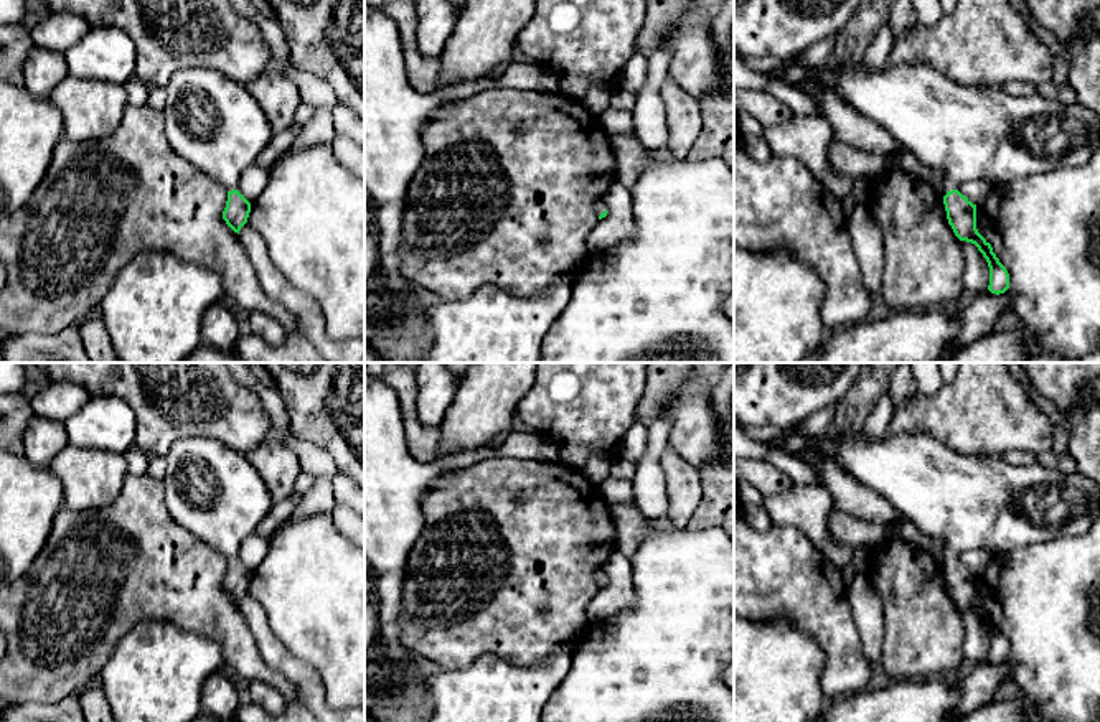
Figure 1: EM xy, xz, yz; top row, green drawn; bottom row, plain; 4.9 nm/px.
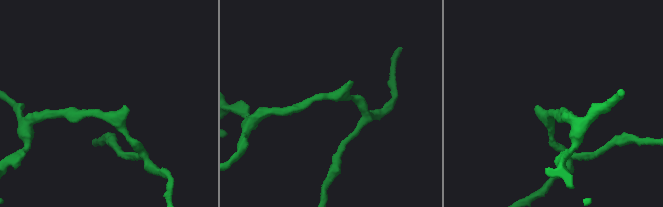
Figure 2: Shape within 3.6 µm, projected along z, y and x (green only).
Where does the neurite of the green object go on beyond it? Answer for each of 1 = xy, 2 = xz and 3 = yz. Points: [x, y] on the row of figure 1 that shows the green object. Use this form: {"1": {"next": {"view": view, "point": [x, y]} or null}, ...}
{"1": {"next": {"view": "xy", "point": [211, 121]}}, "2": {"next": {"view": "xz", "point": [599, 208]}}, "3": {"next": {"view": "yz", "point": [967, 132]}}}

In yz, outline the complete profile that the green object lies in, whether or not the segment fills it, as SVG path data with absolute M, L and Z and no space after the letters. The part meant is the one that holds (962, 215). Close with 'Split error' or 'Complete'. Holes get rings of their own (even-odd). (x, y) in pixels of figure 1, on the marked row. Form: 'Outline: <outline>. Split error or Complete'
Outline: M834 56L813 73L813 81L833 89L853 109L886 129L900 143L904 155L915 157L945 176L948 224L960 241L975 244L983 254L990 267L988 290L996 295L1009 288L1009 274L976 229L976 204L958 186L970 180L1003 185L1080 166L1100 145L1100 119L1079 102L1065 105L1041 94L1014 97L999 86L958 84L924 63L867 69L859 61L843 66Z. Split error

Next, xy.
Outline: M209 68L178 69L167 87L165 135L175 153L193 163L228 190L223 211L226 224L239 234L247 223L251 203L237 191L241 173L269 145L275 135L269 119L244 84Z. Split error

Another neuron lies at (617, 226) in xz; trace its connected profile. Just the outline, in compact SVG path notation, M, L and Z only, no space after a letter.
M615 178L607 193L602 196L602 203L605 204L607 216L599 219L597 226L589 234L589 252L599 252L627 242L637 234L628 185Z

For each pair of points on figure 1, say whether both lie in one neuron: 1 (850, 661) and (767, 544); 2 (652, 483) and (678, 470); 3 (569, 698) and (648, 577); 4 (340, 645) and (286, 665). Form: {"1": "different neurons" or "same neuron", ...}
{"1": "same neuron", "2": "different neurons", "3": "same neuron", "4": "different neurons"}

